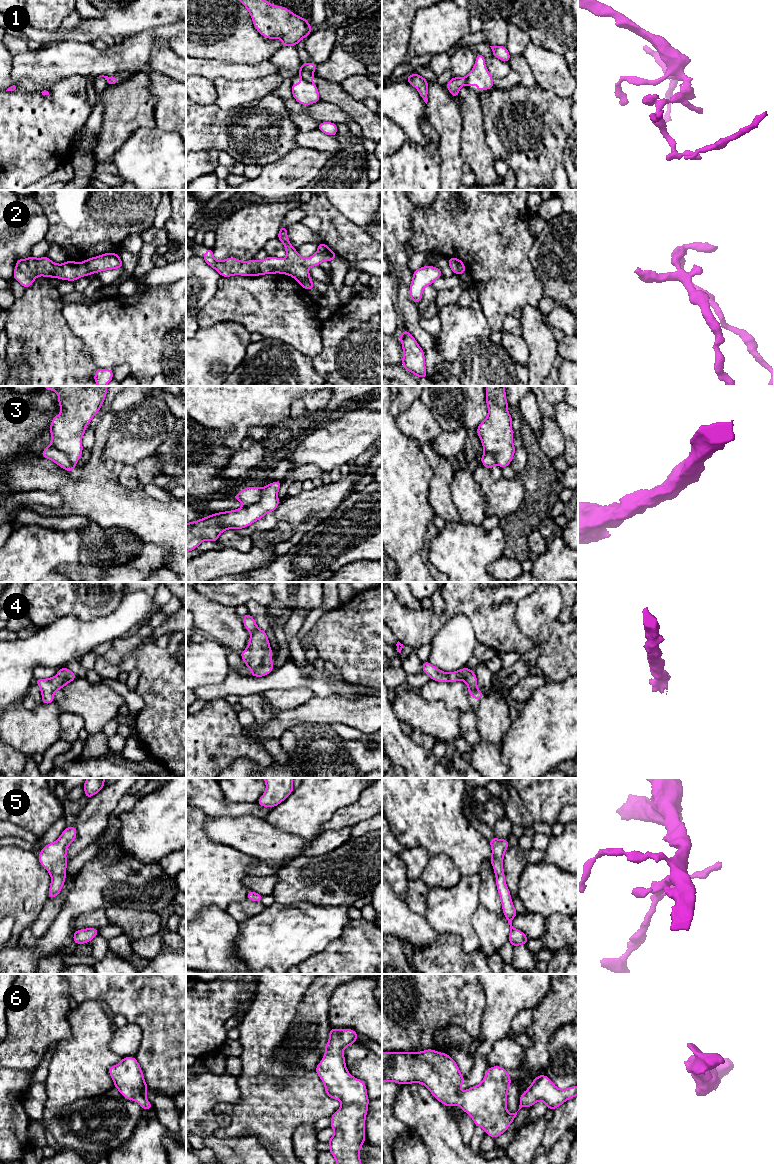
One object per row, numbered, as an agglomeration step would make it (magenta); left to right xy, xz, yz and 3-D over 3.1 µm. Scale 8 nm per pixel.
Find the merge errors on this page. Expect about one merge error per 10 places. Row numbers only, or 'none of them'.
1, 3

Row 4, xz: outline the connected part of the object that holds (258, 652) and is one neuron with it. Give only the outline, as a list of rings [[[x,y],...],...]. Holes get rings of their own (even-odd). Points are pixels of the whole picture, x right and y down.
[[[248,613],[244,614],[243,624],[251,635],[247,648],[240,653],[240,656],[253,677],[266,676],[274,670],[273,654],[267,634],[258,627],[253,616]]]

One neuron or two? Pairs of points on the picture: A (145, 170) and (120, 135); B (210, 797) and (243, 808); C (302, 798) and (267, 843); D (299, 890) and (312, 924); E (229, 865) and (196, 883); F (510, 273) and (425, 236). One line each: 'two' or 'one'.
A: two
B: one
C: two
D: two
E: one
F: one

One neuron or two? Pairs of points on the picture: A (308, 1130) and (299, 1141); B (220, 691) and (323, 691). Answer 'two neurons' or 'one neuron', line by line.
A: one neuron
B: one neuron

